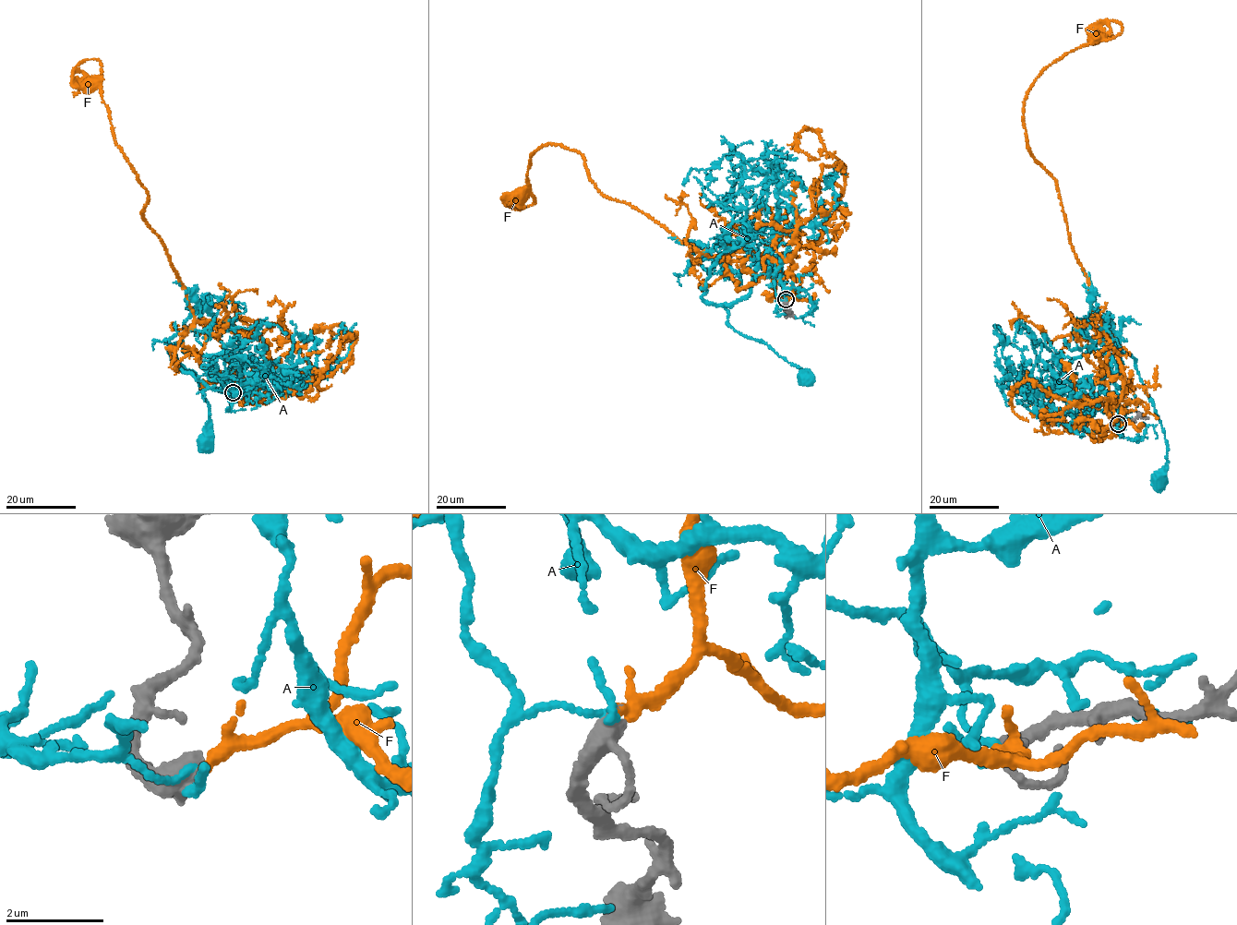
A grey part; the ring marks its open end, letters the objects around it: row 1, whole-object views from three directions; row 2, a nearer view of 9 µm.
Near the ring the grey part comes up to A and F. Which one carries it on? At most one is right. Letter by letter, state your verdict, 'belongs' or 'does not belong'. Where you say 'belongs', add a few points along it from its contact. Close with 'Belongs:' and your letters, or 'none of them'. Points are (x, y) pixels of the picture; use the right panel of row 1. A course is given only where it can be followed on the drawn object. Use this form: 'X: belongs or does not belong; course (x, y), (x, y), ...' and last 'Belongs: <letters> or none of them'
A: does not belong
F: belongs; course (1118, 425), (1091, 420), (1083, 400), (1119, 342), (1093, 325), (1022, 116), (1044, 68), (1094, 40)
Belongs: F

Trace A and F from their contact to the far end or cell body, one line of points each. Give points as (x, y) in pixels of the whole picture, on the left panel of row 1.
A: (232, 393), (226, 390), (282, 383), (251, 356), (176, 346), (208, 403), (204, 439)
F: (233, 392), (257, 390), (200, 365), (208, 321), (194, 318), (142, 215), (146, 189), (90, 87)

